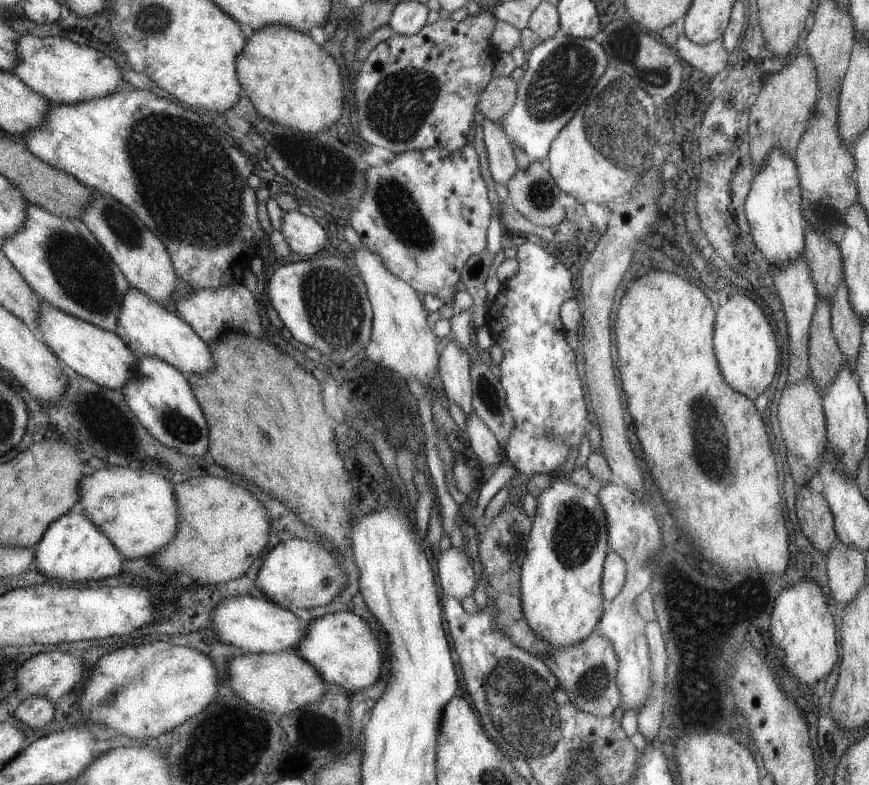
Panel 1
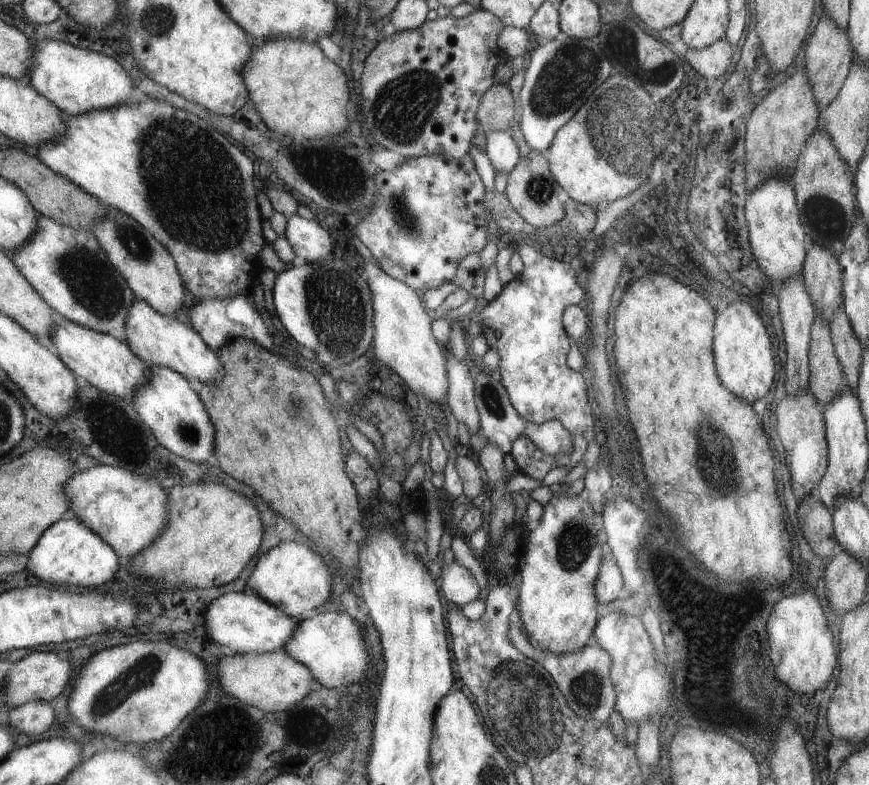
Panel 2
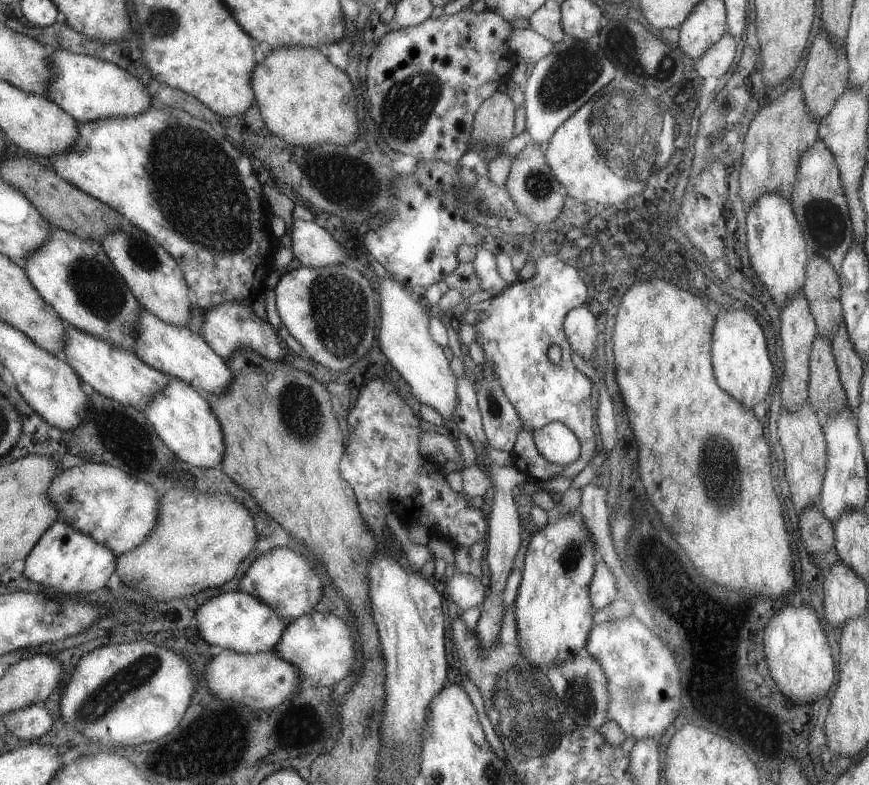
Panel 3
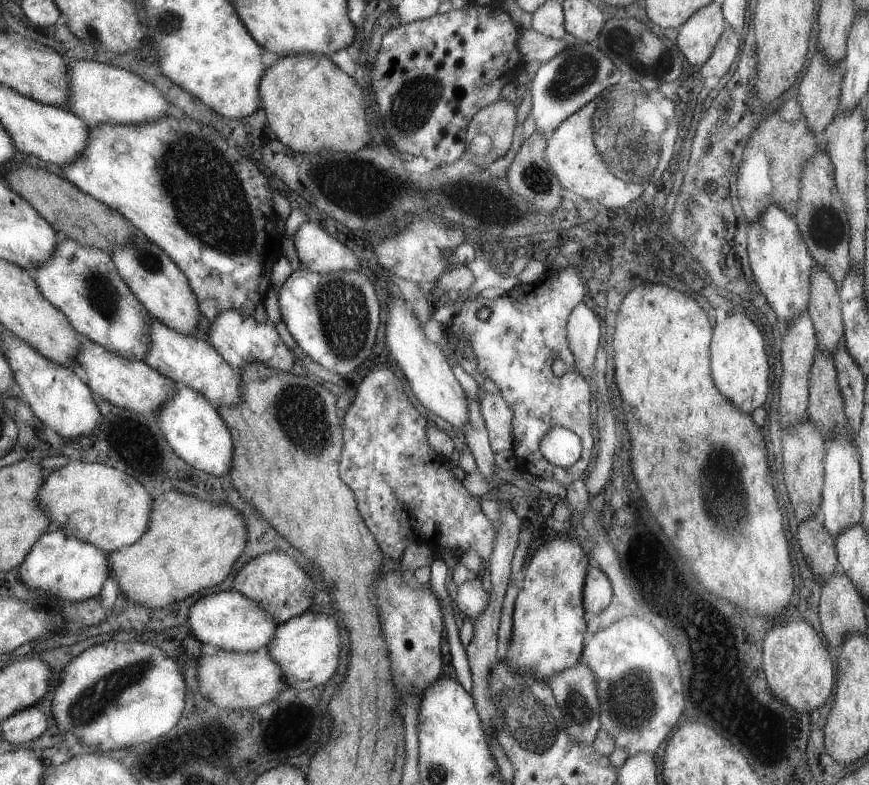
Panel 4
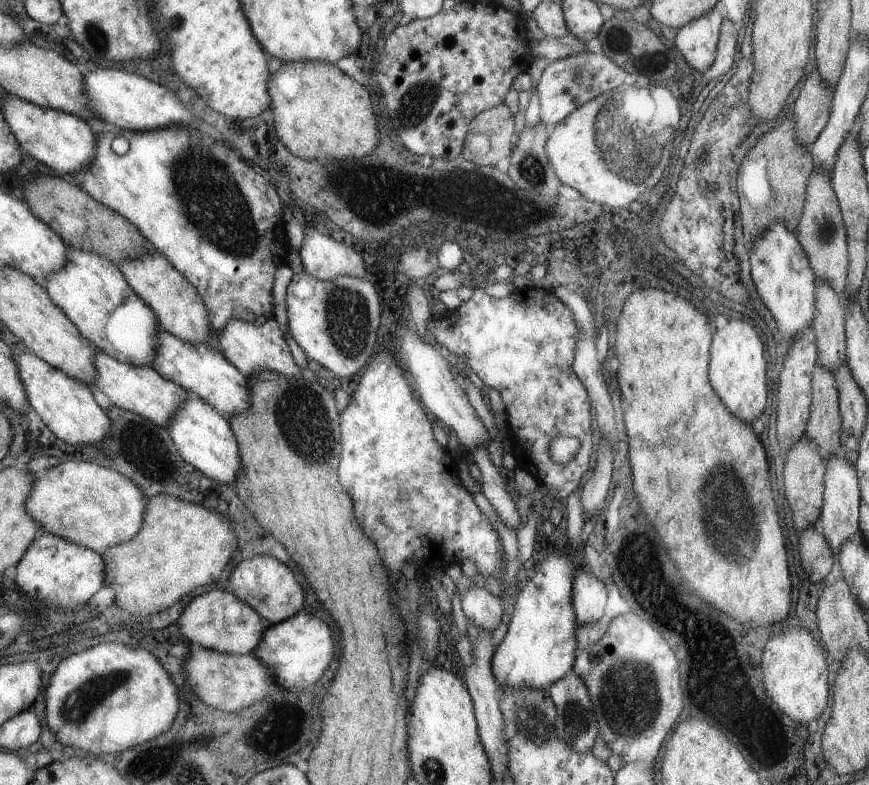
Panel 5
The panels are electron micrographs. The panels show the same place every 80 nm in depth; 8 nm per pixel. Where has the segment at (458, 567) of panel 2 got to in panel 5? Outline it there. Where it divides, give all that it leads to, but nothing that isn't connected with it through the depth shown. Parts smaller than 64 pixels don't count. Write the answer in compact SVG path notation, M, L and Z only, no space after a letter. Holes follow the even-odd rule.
M470 586L461 598L460 606L468 622L481 631L492 631L503 619L502 597L490 594L483 587Z

